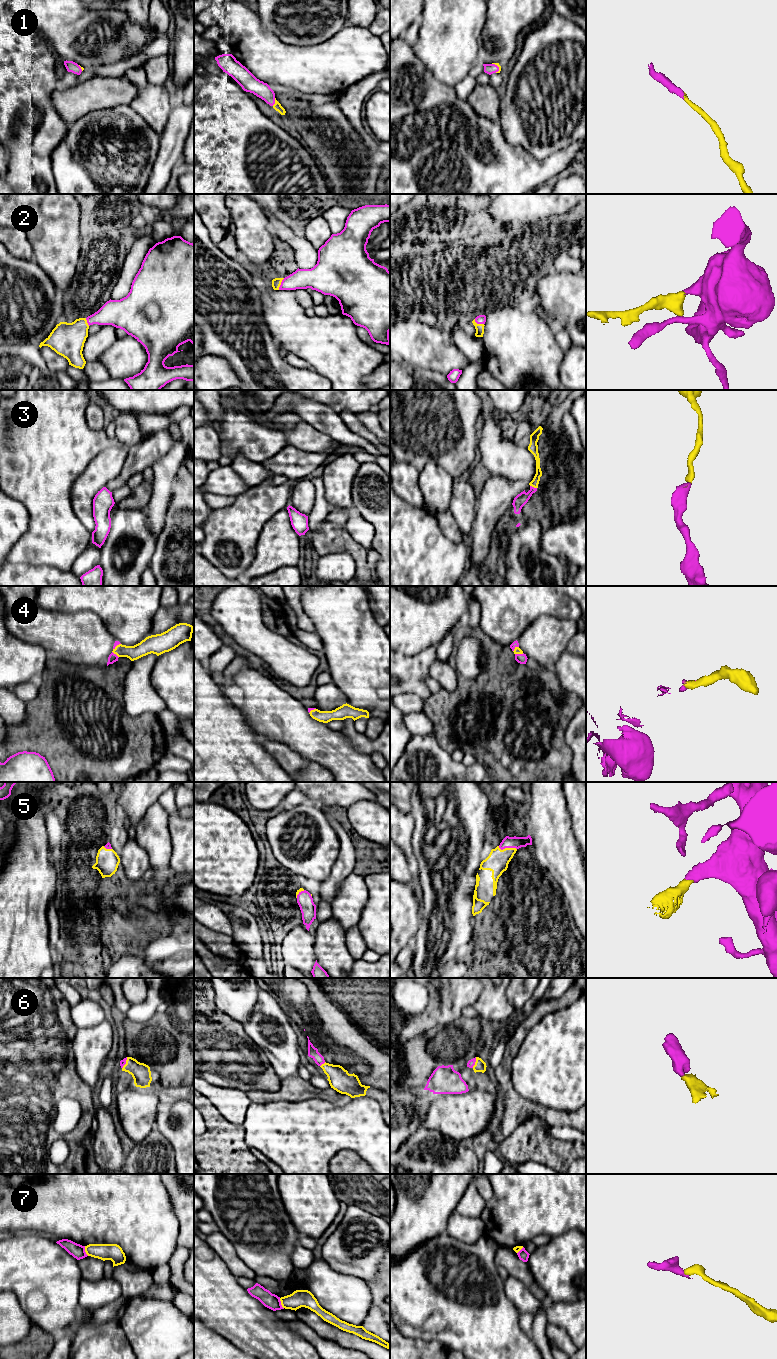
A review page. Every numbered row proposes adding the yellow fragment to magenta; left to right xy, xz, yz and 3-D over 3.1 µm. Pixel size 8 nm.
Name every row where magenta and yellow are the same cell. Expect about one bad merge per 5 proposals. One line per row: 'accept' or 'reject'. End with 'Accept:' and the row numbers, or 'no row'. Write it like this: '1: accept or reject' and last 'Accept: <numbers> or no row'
1: accept
2: accept
3: accept
4: accept
5: accept
6: accept
7: reject
Accept: 1, 2, 3, 4, 5, 6

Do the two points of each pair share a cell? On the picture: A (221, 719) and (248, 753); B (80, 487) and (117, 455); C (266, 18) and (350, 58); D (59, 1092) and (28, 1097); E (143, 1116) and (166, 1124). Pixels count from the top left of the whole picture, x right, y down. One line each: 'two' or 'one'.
A: one
B: one
C: two
D: one
E: two

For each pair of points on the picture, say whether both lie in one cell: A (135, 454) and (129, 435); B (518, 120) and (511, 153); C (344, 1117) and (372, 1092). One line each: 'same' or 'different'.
A: different
B: different
C: different

